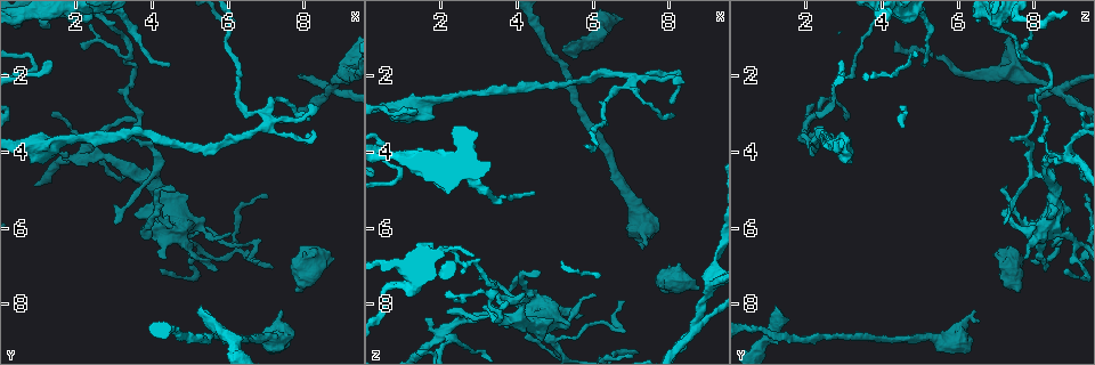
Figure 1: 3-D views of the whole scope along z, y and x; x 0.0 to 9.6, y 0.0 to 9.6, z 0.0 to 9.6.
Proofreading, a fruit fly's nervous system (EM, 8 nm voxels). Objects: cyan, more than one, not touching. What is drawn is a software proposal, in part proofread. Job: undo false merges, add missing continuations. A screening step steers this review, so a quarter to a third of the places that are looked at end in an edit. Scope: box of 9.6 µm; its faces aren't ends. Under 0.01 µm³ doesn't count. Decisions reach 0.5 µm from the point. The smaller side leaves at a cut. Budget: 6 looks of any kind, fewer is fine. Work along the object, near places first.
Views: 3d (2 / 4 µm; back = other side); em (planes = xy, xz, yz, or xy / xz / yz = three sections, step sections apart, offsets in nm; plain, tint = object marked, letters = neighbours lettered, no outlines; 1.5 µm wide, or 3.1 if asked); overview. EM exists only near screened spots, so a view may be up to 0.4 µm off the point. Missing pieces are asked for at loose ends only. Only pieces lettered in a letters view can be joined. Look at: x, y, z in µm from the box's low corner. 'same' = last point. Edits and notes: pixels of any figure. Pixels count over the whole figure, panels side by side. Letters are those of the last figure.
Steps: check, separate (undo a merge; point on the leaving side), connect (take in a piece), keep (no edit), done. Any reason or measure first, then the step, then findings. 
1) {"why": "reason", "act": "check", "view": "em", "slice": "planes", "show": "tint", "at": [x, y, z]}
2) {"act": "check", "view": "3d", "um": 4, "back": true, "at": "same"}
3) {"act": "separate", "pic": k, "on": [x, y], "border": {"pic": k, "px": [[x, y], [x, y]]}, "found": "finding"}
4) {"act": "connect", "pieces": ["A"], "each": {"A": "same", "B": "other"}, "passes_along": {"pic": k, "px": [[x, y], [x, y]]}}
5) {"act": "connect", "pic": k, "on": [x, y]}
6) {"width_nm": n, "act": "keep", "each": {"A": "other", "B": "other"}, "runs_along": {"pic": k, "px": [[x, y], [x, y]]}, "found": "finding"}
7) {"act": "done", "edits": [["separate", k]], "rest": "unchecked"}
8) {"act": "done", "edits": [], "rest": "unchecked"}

{"why": "four-way junction", "act": "check", "view": "3d", "um": 4, "at": [8.65, 2.35, 8.55]}

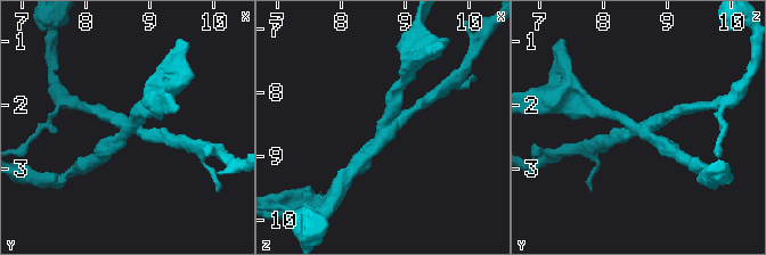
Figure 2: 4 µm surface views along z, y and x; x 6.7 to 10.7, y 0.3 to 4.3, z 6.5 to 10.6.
{"arms": 4, "act": "check", "view": "em", "slice": "planes", "show": "letters", "at": [8.70, 2.35, 8.65]}

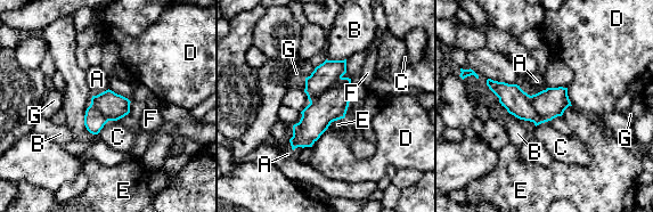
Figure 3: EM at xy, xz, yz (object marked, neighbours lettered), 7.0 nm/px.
{"width_nm": 200, "longest_contact_nm": ["B", 180], "act": "separate", "pic": 3, "on": [332, 105], "each": {"A": "other", "B": "other", "C": "other", "D": "other", "E": "other", "F": "other", "G": "other"}, "found": "two cells meet here"}

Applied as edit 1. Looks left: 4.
{"why": "sharp bend", "act": "check", "view": "em", "slice": "yz", "step": 4, "show": "tint", "at": [4.70, 6.00, 8.45]}

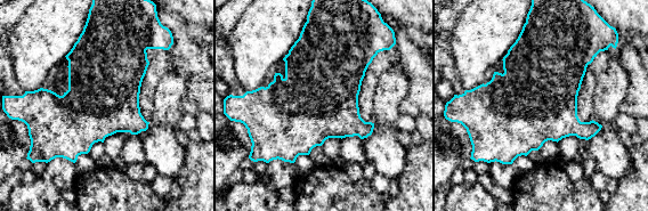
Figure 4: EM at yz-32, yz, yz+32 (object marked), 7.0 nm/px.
{"act": "check", "view": "em", "slice": "planes", "show": "tint", "at": "same"}

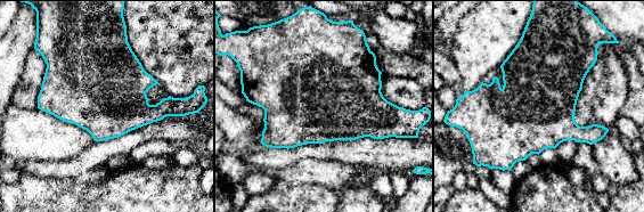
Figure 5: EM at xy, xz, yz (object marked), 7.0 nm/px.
{"why": "see the neighbours", "act": "check", "view": "em", "slice": "planes", "show": "letters", "at": "same"}

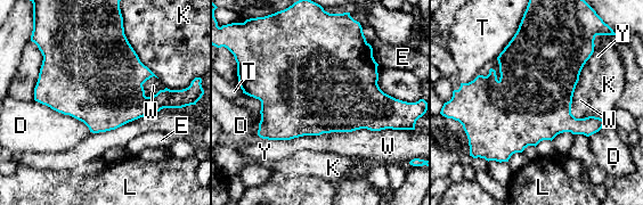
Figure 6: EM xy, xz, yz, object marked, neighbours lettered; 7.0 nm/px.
{"width_nm": 600, "act": "keep", "each": {"D": "other", "E": "other", "K": "other", "L": "other", "T": "other", "W": "other", "Y": "other"}, "border": {"pic": 6, "px": [[400, 129], [356, 129], [319, 134]]}, "found": "all the same cell"}

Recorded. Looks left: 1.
{"why": "an open end", "act": "check", "view": "em", "slice": "yz", "step": 8, "show": "letters", "at": [5.35, 8.05, 1.20]}

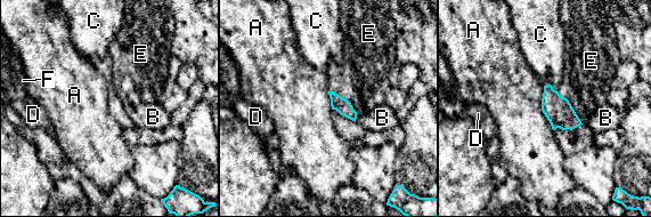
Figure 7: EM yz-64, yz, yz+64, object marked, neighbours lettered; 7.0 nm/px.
{"act": "connect", "pieces": ["E"], "each": {"A": "other", "B": "other", "C": "other", "D": "other", "E": "same", "F": "other"}, "passes_along": {"pic": 7, "px": [[558, 110], [571, 106], [586, 79]]}, "found": "it goes on there"}

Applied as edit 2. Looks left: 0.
{"act": "done", "edits": [["separate", 3], ["connect", 7]], "rest": "unchecked"}

